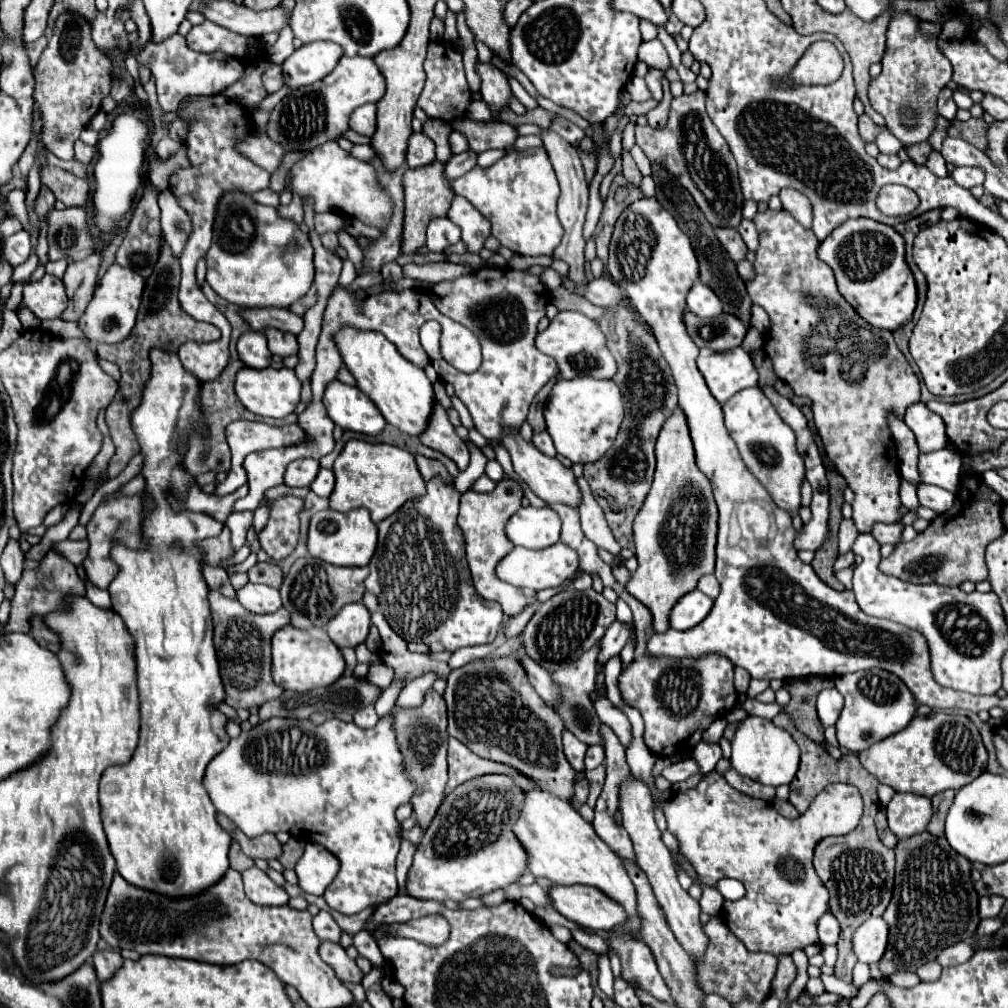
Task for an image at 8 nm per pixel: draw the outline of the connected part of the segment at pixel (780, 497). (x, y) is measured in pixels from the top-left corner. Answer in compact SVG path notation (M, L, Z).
M760 387L738 391L726 405L722 405L724 425L738 445L746 469L766 487L774 503L784 511L796 511L800 505L800 487L804 481L804 461L796 451L794 431L778 417L776 409Z

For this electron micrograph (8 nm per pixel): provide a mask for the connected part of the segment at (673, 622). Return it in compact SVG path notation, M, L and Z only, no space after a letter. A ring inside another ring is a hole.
M698 589L690 591L674 605L674 609L670 613L670 627L678 629L678 631L696 627L700 621L706 619L712 605L714 605L714 601L710 597L706 597L702 591L698 591Z

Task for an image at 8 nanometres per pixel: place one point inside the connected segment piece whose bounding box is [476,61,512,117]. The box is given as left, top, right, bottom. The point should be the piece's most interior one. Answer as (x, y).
(495, 89)

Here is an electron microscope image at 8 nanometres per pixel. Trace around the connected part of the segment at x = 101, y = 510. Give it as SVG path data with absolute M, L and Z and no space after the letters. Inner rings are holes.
M120 495L120 497L106 499L94 511L94 517L86 525L90 551L88 551L88 557L84 559L86 575L88 575L90 583L94 583L94 587L108 589L114 573L118 573L118 565L114 565L114 561L110 561L110 545L114 545L114 541L122 541L122 545L126 545L128 549L142 549L142 539L138 537L138 525L140 525L140 517L142 517L140 513L142 513L140 495Z

